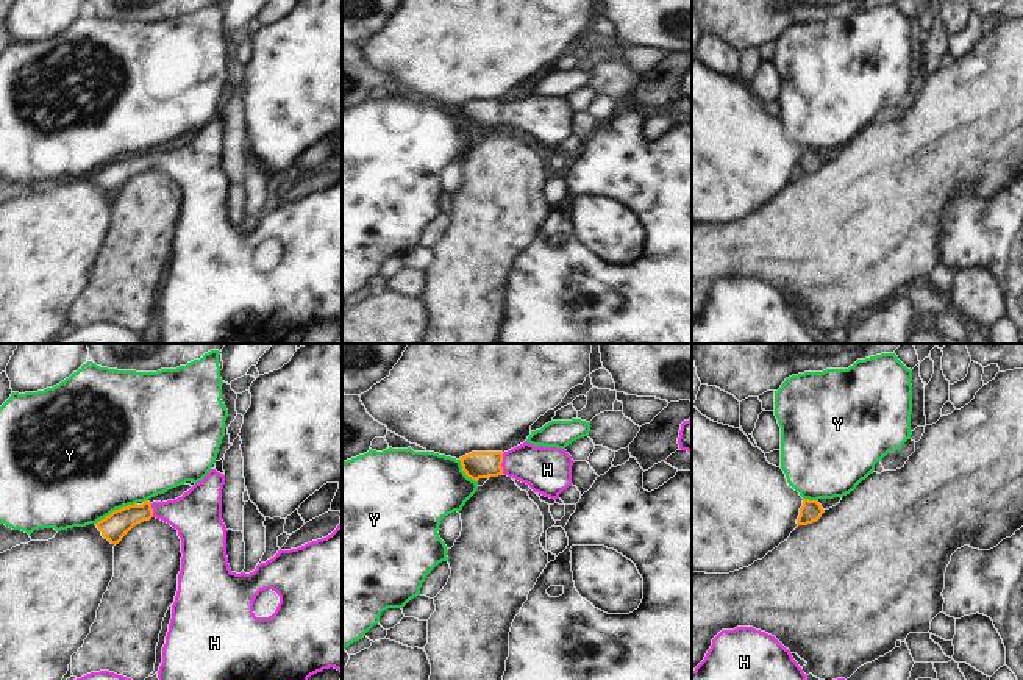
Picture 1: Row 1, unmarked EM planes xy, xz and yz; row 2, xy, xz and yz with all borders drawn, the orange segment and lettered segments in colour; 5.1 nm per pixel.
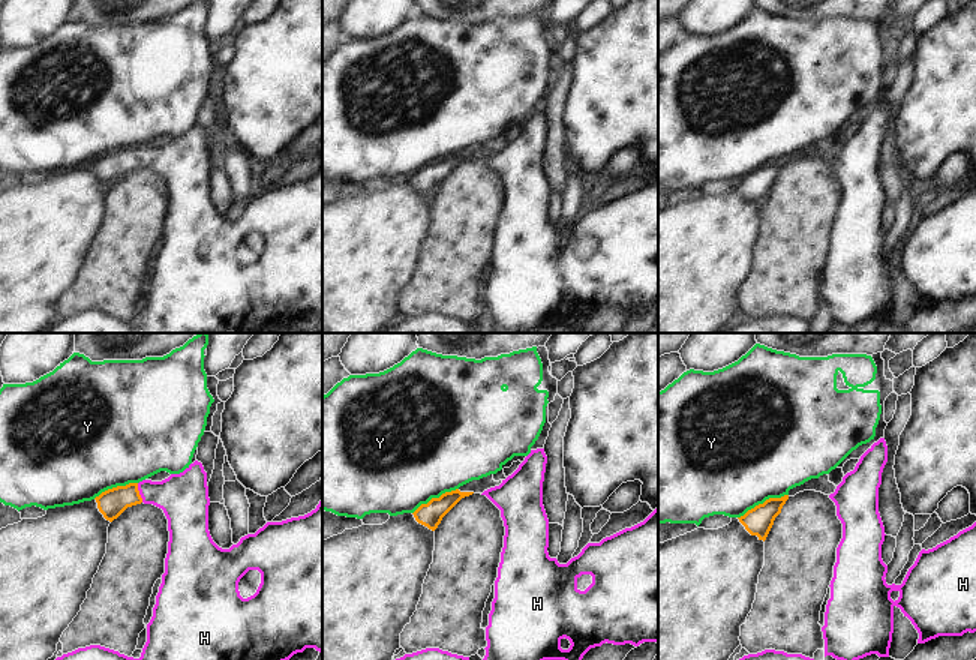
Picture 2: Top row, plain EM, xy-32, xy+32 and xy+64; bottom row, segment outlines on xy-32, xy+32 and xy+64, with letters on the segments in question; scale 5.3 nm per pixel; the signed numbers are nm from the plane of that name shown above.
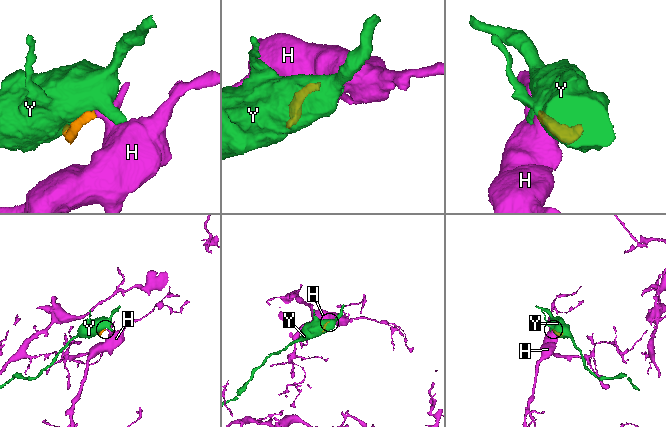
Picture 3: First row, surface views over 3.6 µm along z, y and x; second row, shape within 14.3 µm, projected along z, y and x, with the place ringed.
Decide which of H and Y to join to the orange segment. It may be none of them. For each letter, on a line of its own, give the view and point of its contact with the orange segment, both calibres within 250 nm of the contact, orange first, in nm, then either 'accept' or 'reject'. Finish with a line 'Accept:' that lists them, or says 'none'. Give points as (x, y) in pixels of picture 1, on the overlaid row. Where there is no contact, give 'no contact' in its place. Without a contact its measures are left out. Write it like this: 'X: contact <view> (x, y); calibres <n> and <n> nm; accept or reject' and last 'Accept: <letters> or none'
H: contact xz (502, 461); calibres 140 and 240 nm; accept
Y: contact xy (116, 510); calibres 140 and 500 nm; reject
Accept: H

